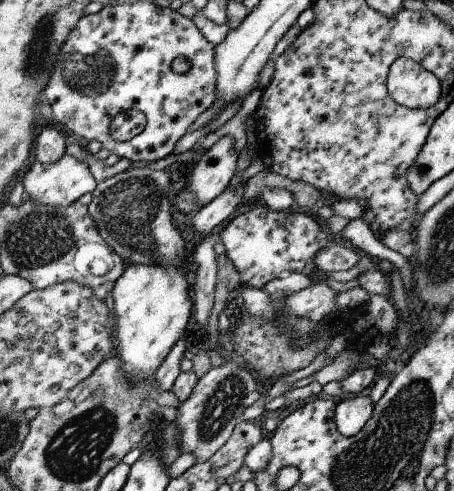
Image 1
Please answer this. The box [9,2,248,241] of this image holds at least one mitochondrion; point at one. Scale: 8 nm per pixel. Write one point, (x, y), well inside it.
(90, 73)

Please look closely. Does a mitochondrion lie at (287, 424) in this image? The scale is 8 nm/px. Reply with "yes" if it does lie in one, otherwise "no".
no

